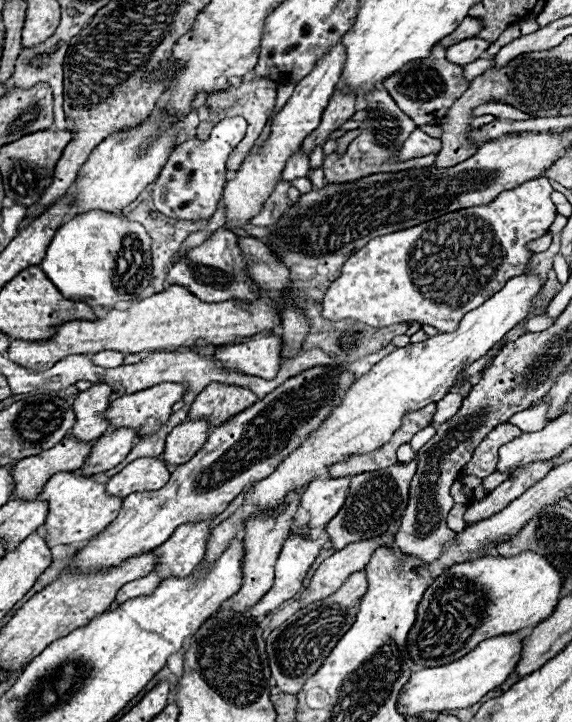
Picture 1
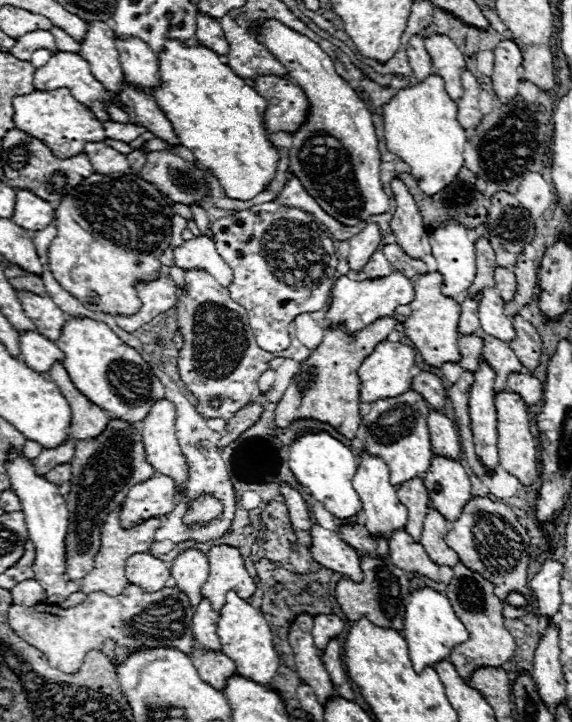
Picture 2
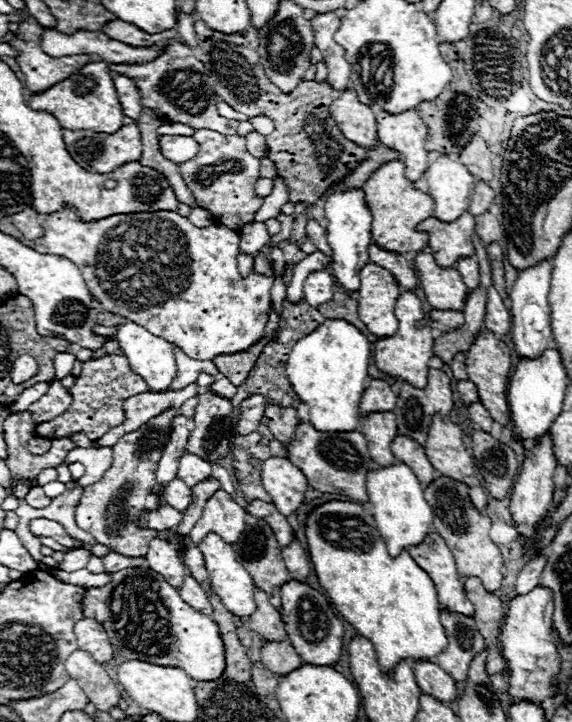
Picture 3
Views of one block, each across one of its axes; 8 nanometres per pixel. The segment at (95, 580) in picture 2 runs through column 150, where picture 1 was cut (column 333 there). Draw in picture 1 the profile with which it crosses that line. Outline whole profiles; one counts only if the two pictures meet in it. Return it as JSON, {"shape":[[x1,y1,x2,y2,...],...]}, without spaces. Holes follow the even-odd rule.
{"shape":[[416,460,404,464,398,462,392,468,384,468,380,472,364,472,352,478,348,498,342,510,326,526,330,542,336,550,352,544,352,540,364,540,364,536,378,536,380,532,386,532,390,526,398,524,408,502,408,488,416,474,416,466]]}

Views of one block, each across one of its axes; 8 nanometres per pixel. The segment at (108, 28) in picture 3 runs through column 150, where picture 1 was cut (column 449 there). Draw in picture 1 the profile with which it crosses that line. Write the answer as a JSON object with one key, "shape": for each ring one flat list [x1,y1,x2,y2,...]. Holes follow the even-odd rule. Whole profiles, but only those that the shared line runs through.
{"shape":[[466,16,466,20,452,32,452,34,448,34,448,36,444,36,444,40,440,40,440,44,442,46,452,46,452,44,456,44,456,42,460,42,460,40,464,40,464,38,472,38,472,36,476,36,480,30,482,30,482,20,478,20,478,18,468,18]]}

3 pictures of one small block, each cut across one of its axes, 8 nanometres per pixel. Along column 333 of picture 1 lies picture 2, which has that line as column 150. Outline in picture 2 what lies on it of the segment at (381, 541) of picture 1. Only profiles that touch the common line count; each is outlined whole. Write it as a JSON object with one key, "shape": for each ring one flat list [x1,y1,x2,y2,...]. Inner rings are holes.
{"shape":[[134,554,126,560,128,584,138,584,144,592,158,592,170,578,170,564,150,554]]}

